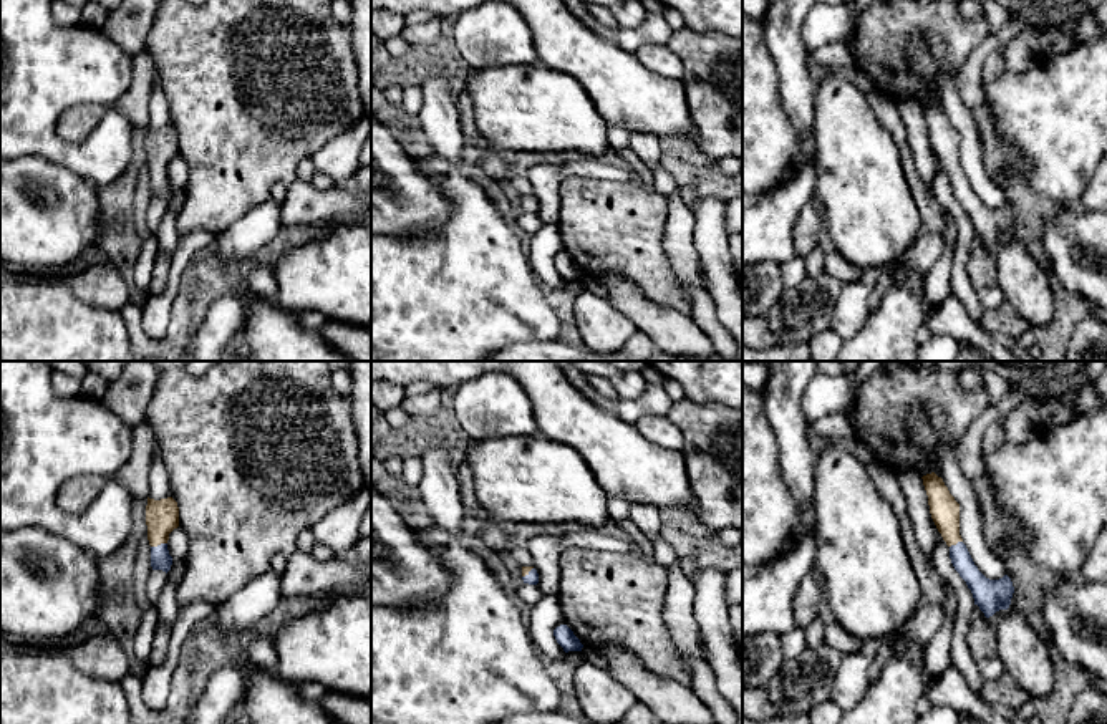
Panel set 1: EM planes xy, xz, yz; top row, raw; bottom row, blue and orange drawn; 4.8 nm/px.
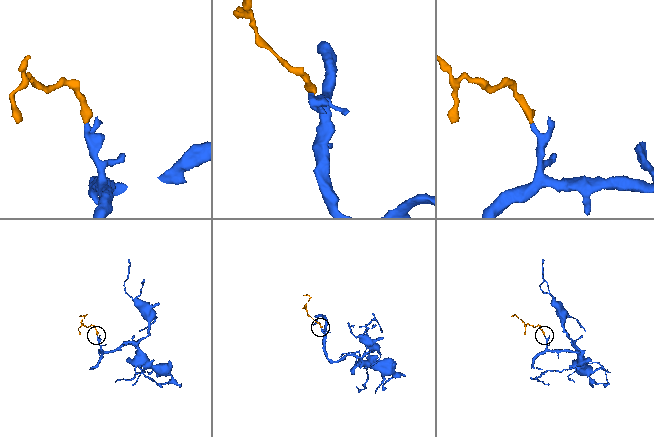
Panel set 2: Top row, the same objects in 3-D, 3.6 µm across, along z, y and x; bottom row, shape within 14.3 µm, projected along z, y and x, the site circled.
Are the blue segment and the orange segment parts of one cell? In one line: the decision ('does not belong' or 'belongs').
belongs

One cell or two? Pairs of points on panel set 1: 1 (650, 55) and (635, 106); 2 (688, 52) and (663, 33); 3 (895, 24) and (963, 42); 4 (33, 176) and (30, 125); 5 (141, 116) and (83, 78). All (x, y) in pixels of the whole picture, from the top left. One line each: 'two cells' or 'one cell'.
1: two cells
2: two cells
3: one cell
4: two cells
5: two cells

